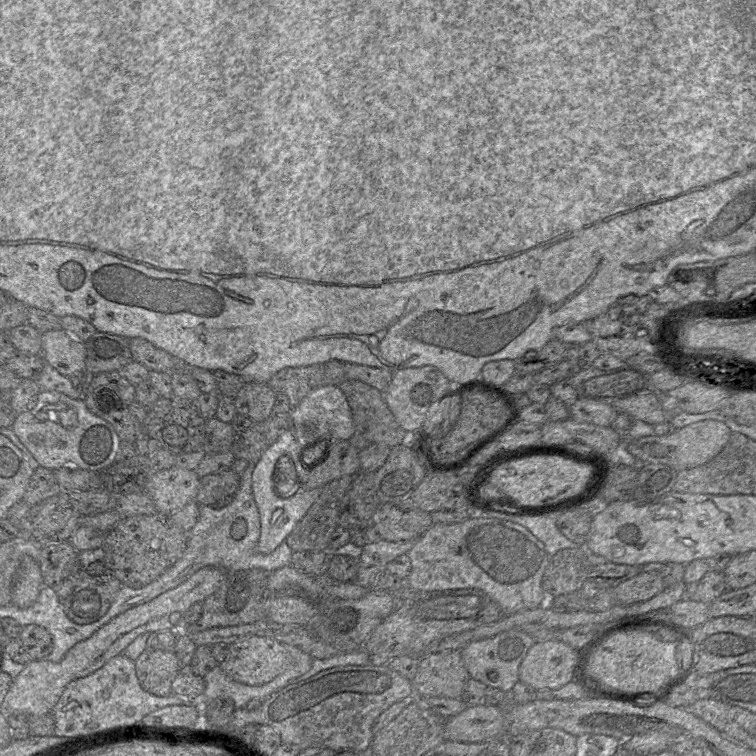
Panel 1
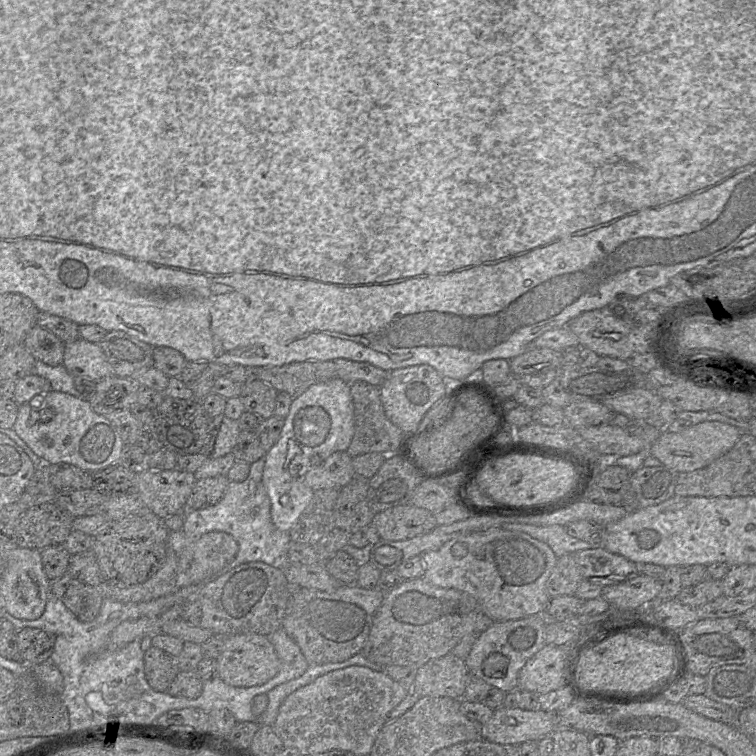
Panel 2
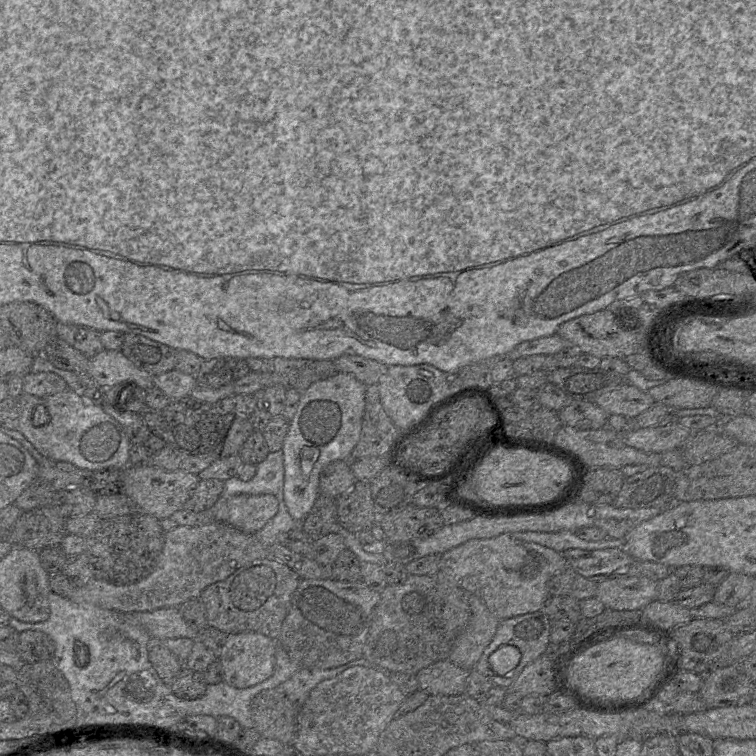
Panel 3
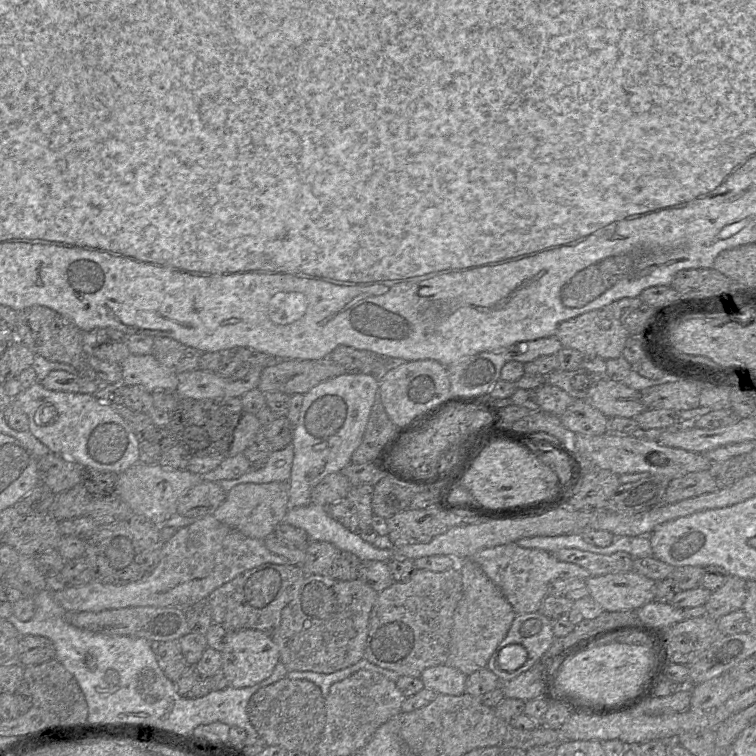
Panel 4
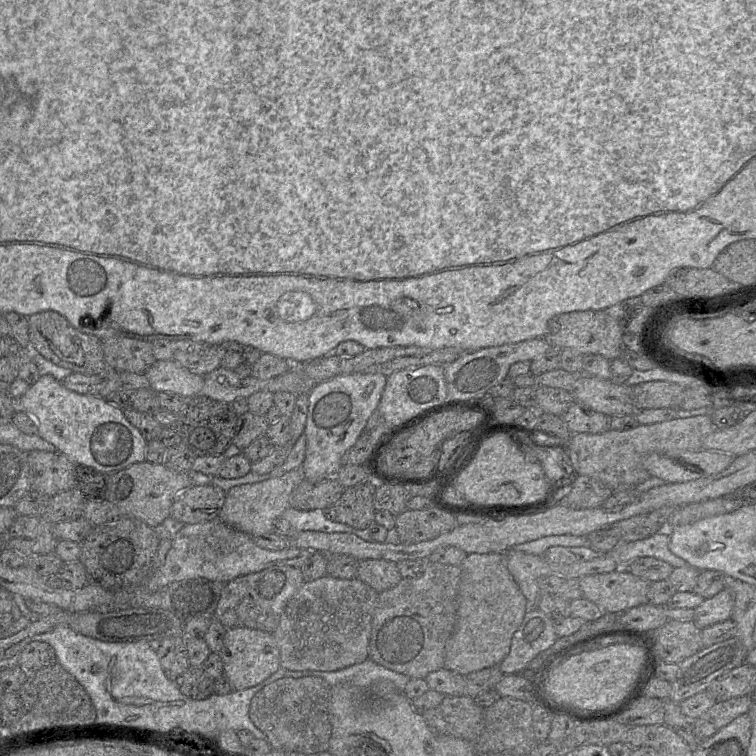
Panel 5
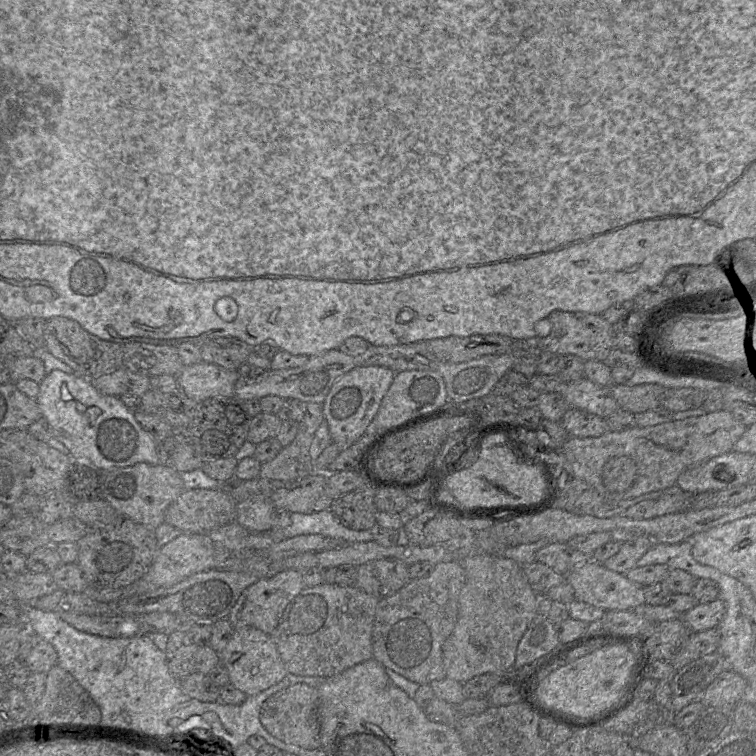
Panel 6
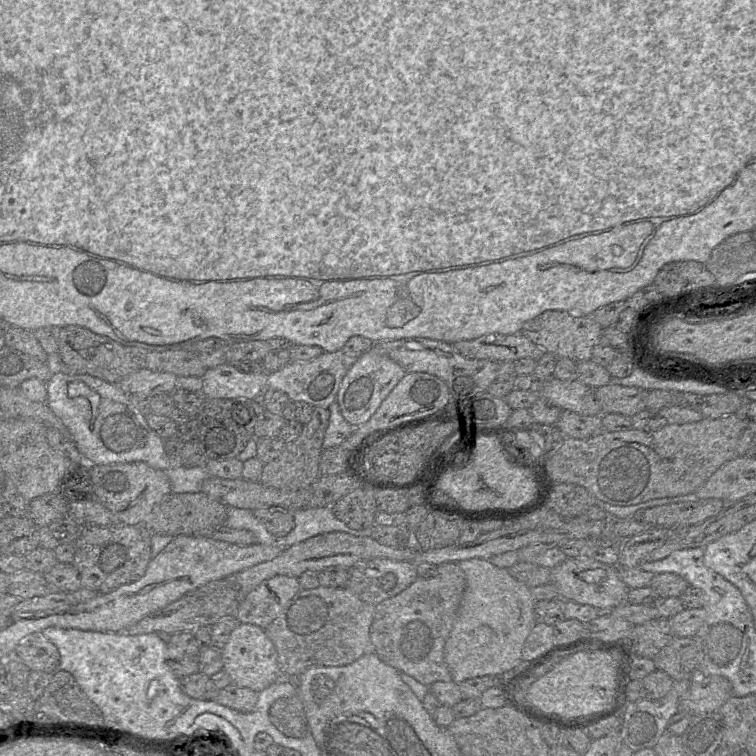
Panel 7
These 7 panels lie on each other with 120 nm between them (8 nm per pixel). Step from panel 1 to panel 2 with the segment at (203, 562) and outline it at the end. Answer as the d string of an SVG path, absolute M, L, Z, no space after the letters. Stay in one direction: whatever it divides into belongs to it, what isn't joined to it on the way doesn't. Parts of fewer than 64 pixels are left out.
M264 458L251 463L249 475L244 481L230 481L224 497L217 504L202 509L184 509L181 512L184 519L182 531L189 538L200 538L206 533L219 531L228 533L236 539L239 550L232 562L227 566L227 571L251 562L281 566L282 560L286 557L291 539L289 531L279 530L272 522L271 503L262 480L264 463Z

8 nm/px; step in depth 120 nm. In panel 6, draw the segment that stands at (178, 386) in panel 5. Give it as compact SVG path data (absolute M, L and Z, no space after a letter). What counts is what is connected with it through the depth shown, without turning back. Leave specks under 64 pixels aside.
M205 362L184 365L176 375L180 390L196 402L215 396L234 396L239 378L237 370Z

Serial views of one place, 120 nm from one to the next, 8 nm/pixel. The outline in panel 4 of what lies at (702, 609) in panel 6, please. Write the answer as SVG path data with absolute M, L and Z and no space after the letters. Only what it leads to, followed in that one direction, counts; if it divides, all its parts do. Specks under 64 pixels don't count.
M730 576L719 588L712 591L708 601L704 604L706 616L715 620L742 609L747 597L747 581L738 576Z

